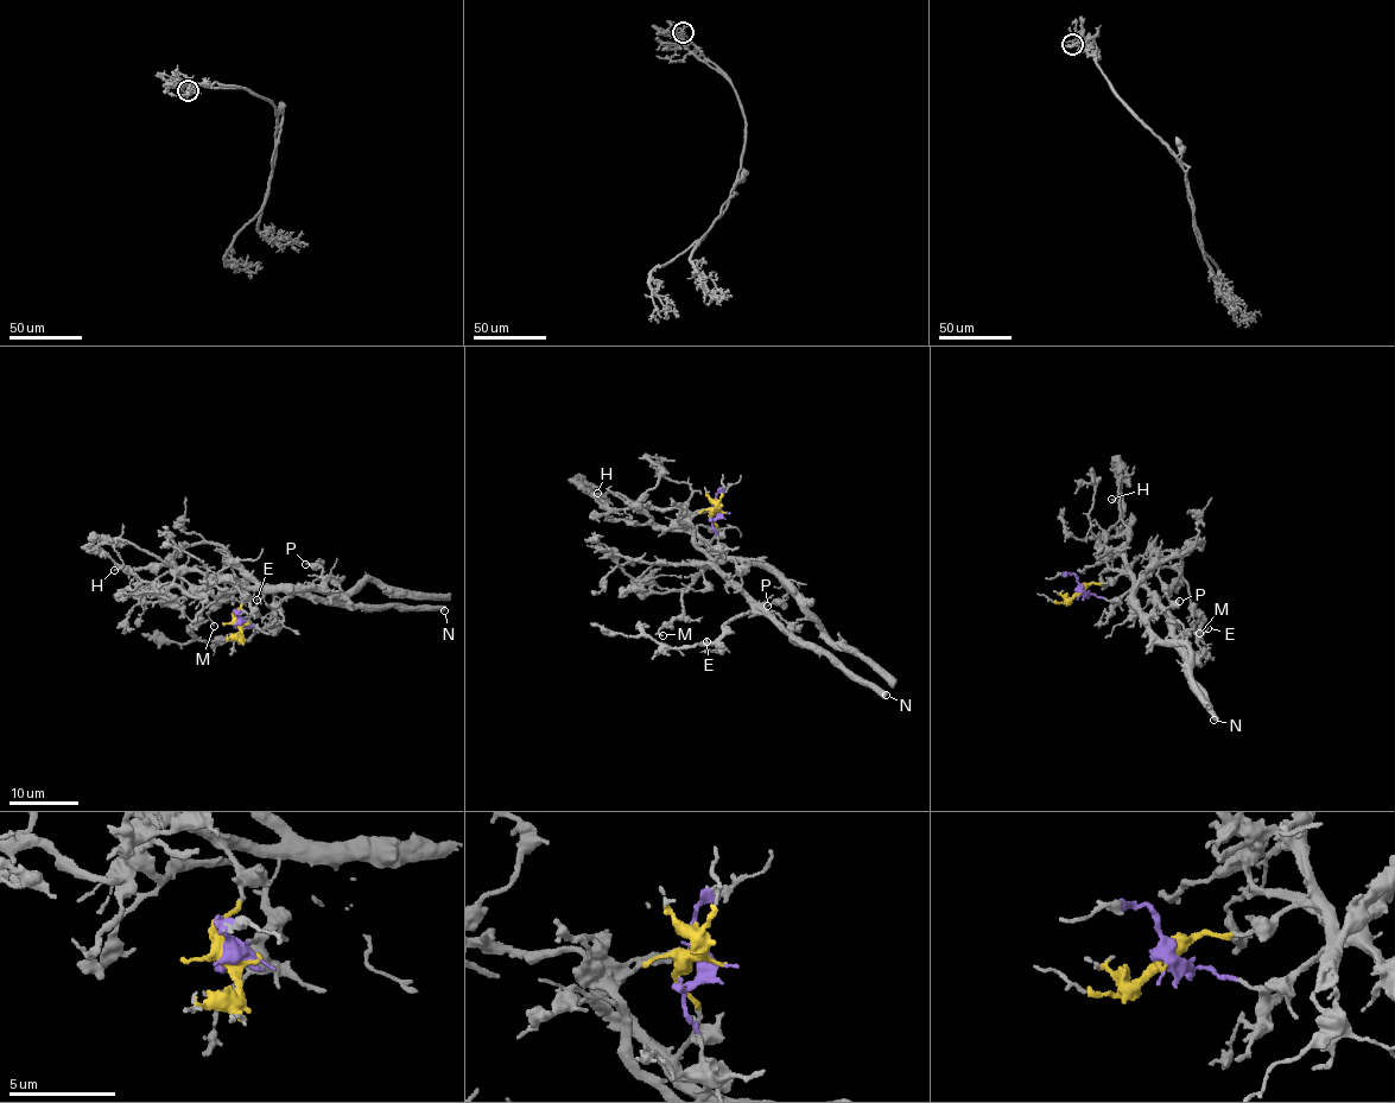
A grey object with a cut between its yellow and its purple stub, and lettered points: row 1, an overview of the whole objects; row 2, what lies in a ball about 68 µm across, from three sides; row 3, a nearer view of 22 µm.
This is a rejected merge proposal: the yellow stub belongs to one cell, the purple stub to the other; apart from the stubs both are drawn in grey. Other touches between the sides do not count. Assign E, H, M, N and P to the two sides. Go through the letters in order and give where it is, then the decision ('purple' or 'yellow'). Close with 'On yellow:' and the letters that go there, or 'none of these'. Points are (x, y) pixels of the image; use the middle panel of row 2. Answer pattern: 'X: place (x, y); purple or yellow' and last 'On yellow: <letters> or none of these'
E: place (706, 641); purple
H: place (597, 493); yellow
M: place (663, 635); yellow
N: place (886, 695); purple
P: place (767, 606); yellow
On yellow: H, M, P

